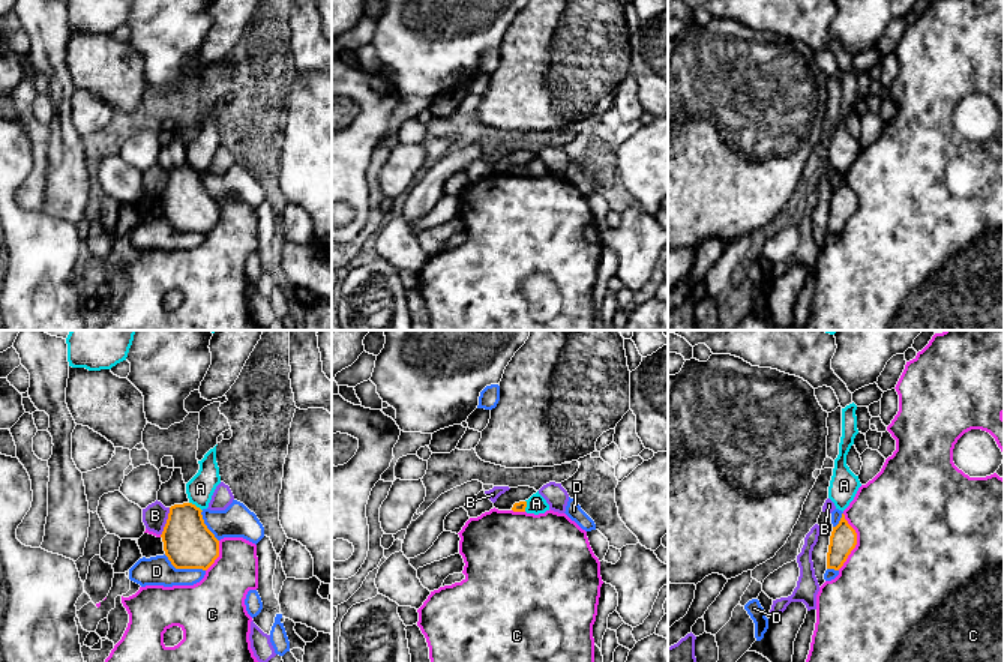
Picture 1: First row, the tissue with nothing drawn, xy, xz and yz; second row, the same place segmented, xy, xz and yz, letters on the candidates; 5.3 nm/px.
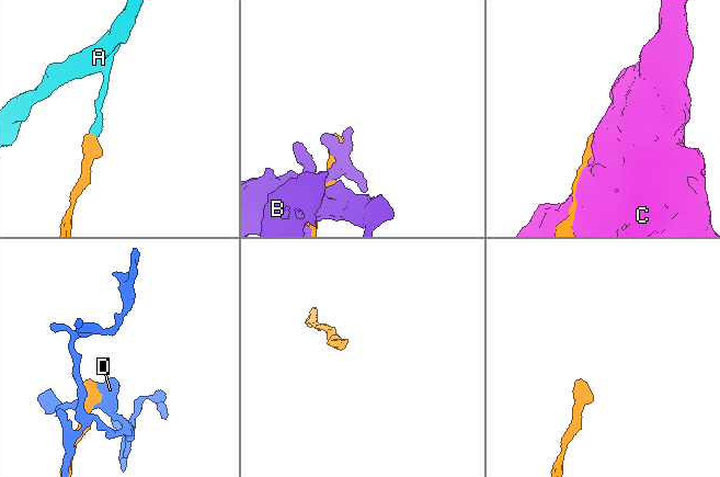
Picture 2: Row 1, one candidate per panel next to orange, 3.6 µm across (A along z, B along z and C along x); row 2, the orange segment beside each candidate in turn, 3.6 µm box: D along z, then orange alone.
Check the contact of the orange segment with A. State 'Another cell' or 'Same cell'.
Another cell

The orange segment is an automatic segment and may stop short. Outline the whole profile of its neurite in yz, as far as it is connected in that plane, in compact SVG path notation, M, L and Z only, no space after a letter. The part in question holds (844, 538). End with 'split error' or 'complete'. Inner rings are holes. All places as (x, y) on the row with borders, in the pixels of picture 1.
M842 518L836 527L833 527L830 536L830 545L827 552L827 569L839 570L846 561L848 555L857 545L857 533L845 519Z; complete

